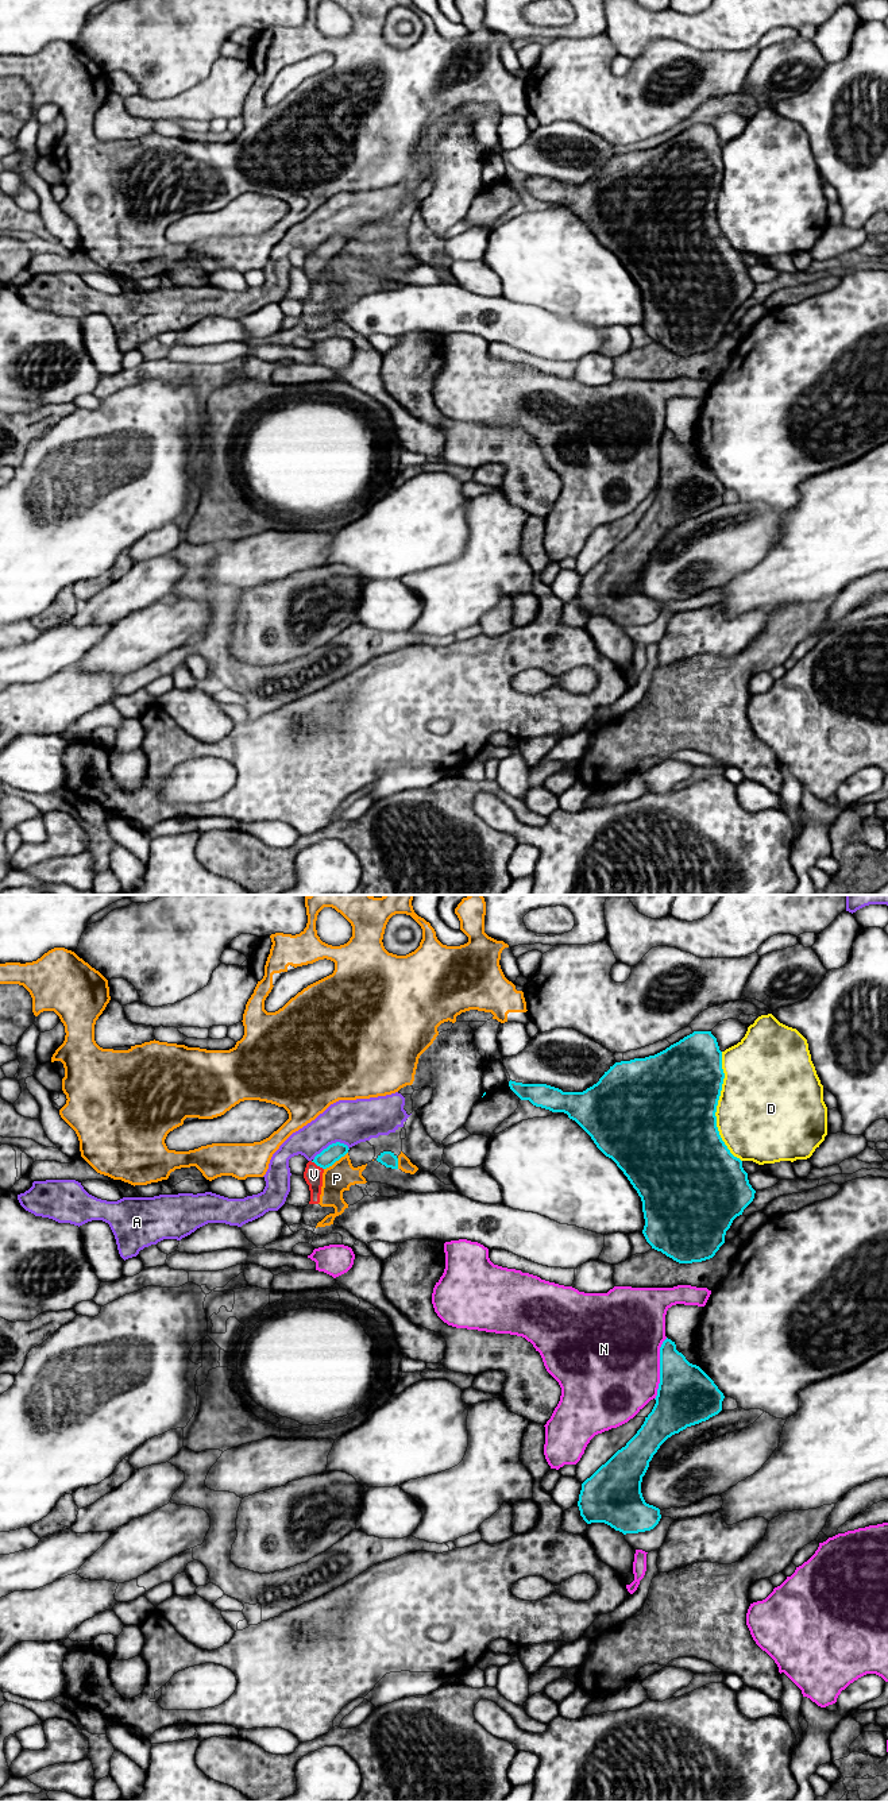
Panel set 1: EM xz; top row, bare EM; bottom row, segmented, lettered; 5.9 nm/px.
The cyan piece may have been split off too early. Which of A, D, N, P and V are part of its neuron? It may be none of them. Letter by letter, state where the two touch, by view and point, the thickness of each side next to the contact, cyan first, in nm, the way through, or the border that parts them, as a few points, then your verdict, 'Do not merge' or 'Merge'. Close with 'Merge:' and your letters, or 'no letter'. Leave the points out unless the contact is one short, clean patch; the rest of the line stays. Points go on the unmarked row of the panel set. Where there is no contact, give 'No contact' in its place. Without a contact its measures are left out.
A: Touches cyan at xz (329, 238). Thickness 100 nm (cyan) against 260 nm. Boundary: xz (348, 239), (332, 235), (313, 253). Do not merge
D: Touches cyan at xz (715, 200). Thickness 500 nm (cyan) against 480 nm. Do not merge
N: Touches cyan at xz (660, 462). Thickness 340 nm (cyan) against 500 nm. Do not merge
P: Touches cyan at xz (335, 254). Thickness 100 nm (cyan) against 170 nm. Do not merge
V: Touches cyan at xz (317, 258). Thickness 100 nm (cyan) against 110 nm. Path across: xz (335, 244), (317, 258), (313, 267). Merge
Merge: V

